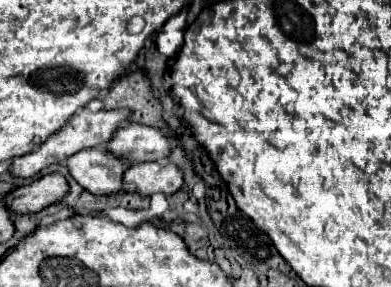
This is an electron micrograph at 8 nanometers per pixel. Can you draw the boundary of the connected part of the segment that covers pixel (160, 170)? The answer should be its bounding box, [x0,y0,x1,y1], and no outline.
[123,162,183,198]

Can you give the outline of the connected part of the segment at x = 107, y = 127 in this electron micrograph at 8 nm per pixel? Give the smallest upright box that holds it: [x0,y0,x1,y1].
[9,108,129,178]

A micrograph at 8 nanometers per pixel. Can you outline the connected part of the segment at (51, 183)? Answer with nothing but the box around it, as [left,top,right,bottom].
[3,174,69,214]

